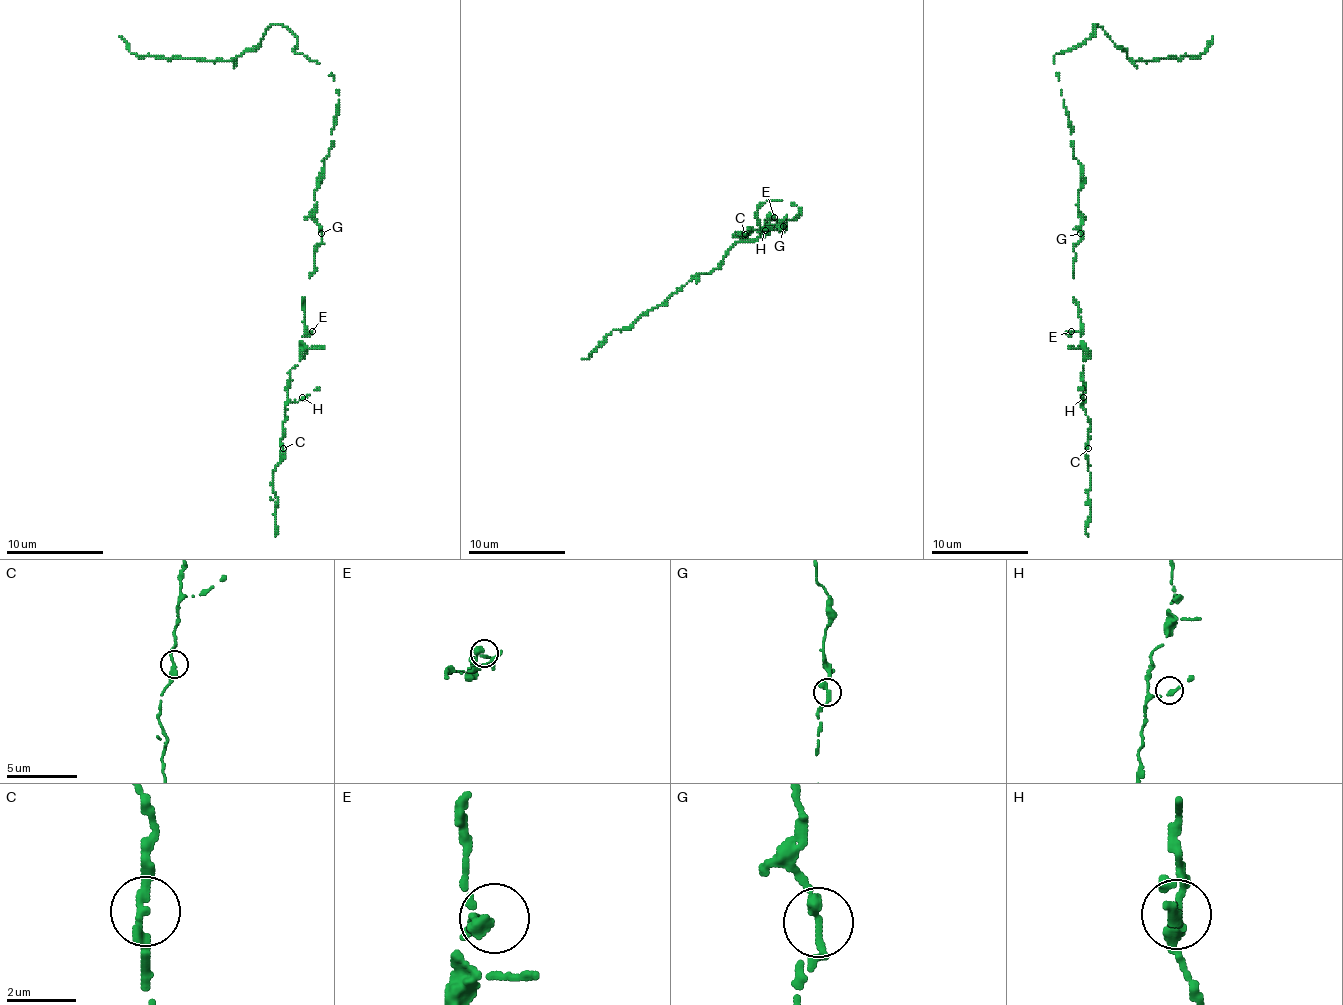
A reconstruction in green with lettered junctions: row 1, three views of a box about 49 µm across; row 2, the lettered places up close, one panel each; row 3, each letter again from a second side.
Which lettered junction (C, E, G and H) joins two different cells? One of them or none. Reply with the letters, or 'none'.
none

